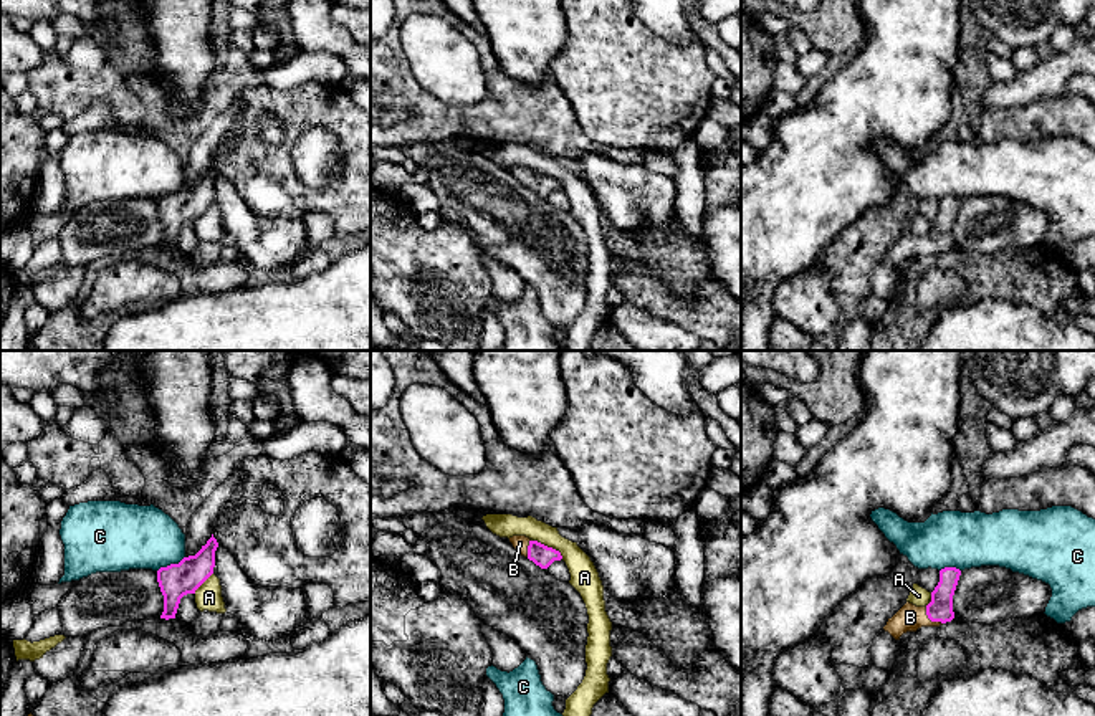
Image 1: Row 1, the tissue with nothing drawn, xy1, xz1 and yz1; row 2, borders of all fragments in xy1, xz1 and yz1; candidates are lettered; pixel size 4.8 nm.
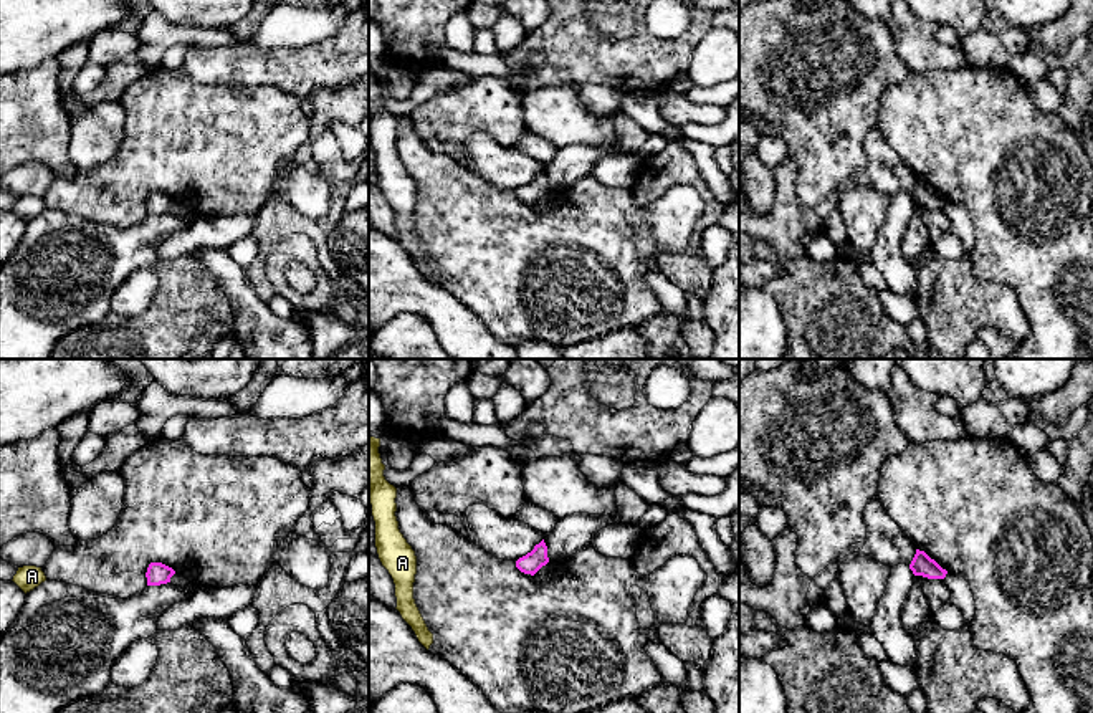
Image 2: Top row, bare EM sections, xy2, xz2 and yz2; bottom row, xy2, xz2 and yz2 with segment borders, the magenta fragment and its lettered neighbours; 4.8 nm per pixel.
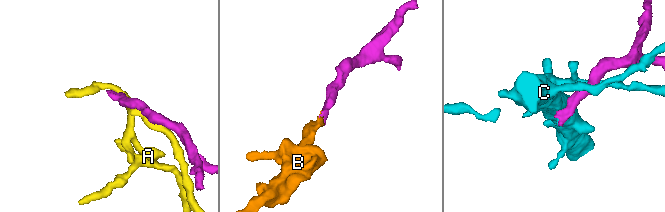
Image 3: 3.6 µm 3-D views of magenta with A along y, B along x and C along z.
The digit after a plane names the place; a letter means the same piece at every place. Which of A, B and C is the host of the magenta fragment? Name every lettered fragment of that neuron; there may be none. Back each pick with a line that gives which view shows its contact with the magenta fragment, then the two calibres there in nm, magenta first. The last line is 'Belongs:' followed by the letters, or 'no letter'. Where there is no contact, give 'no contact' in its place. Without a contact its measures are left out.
B: contact in yz1; calibres 120 and 130 nm
Belongs: B

